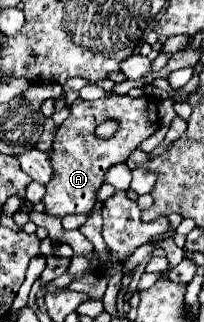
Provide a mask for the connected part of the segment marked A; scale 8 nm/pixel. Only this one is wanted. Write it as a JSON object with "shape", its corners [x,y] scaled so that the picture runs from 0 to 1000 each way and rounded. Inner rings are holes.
{"shape":[[[569,298],[461,314],[377,304],[343,329],[343,360],[284,391],[265,422],[265,460],[245,472],[265,547],[235,565],[235,590],[206,621],[225,634],[225,658],[284,677],[314,677],[324,665],[441,658],[471,634],[471,596],[510,565],[520,528],[578,503],[618,503],[637,472],[735,429],[775,398],[775,323],[745,298]],[[510,373],[578,373],[578,404],[529,435],[490,435],[461,416],[471,385],[500,385]]]}

